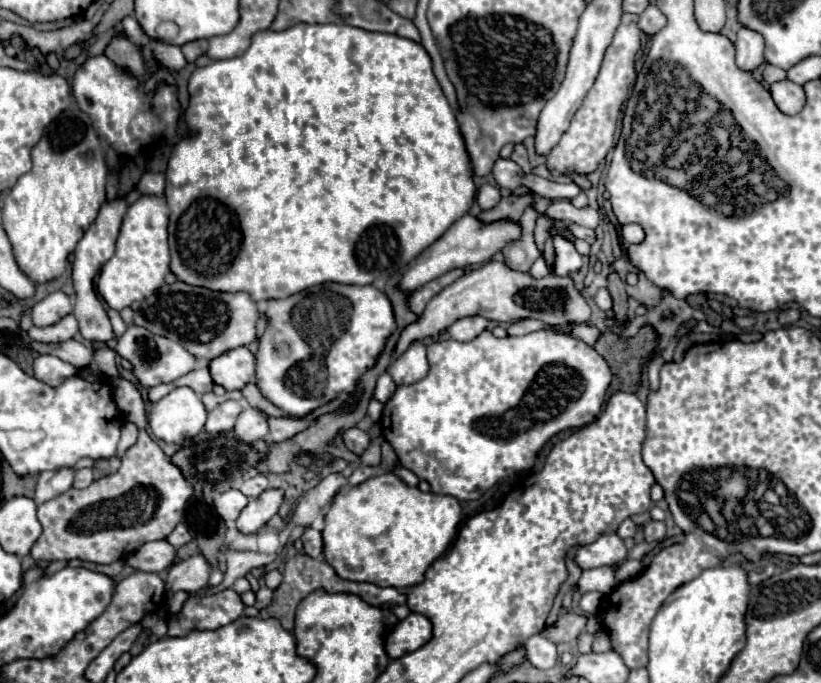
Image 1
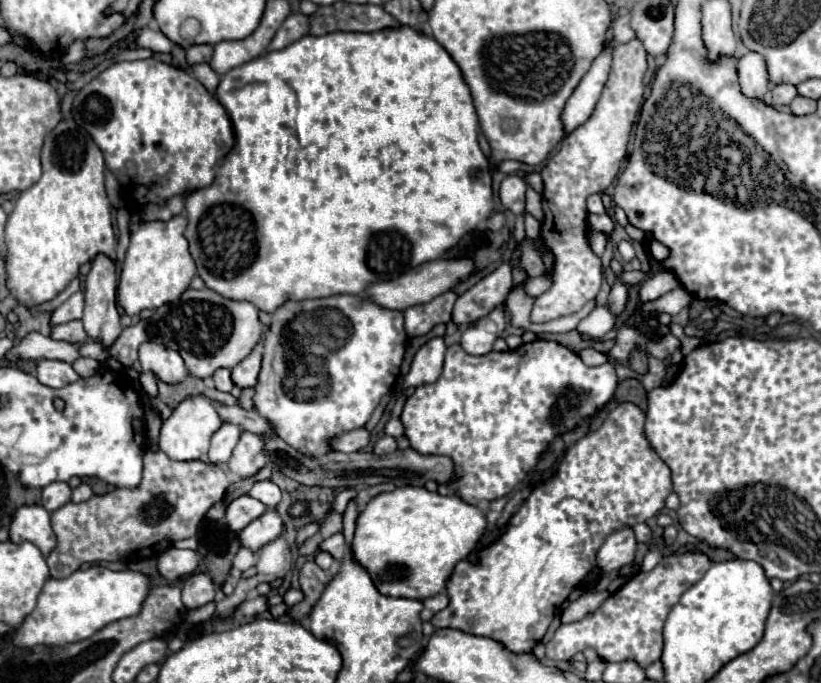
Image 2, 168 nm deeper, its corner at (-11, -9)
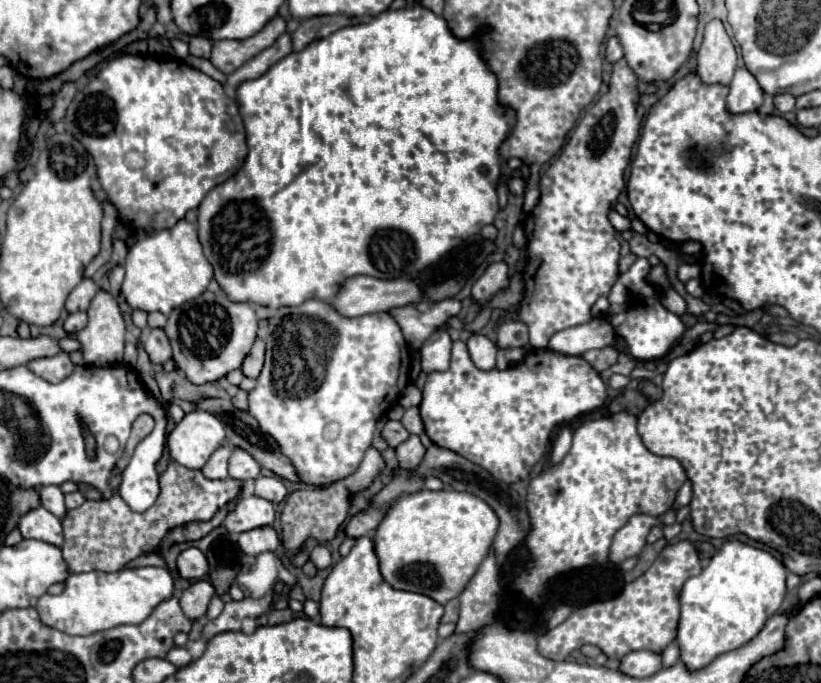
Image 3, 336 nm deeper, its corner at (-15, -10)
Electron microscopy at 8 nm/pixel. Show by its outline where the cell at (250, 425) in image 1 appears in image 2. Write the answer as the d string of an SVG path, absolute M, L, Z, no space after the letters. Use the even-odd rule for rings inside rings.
M244 431L240 435L240 441L228 461L228 469L234 477L250 477L256 471L260 471L266 465L266 455L264 455L264 437Z

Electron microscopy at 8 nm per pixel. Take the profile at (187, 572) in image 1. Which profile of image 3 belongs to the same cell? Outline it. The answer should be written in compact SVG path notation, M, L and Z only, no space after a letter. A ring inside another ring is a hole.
M200 580L184 590L184 594L180 596L180 606L190 620L196 620L206 614L206 608L212 596L214 596L212 584L208 580Z

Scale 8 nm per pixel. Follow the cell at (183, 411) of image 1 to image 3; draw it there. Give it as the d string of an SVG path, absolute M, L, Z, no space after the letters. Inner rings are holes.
M194 410L168 436L168 450L178 464L200 470L212 452L224 444L224 426L210 412Z

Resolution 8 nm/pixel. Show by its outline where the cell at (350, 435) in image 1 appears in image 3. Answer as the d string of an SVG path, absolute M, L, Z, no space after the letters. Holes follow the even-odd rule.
M410 436L406 442L402 442L400 446L396 446L396 456L400 460L402 470L416 470L420 466L420 460L424 458L426 448L422 446L418 436Z

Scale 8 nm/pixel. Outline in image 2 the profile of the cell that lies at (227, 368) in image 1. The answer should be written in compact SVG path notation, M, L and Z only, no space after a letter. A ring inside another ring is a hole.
M256 347L244 361L240 361L232 369L234 385L238 385L240 389L254 387L256 379L258 379L258 373L260 373L260 361L262 361L262 351L260 351L260 347Z

